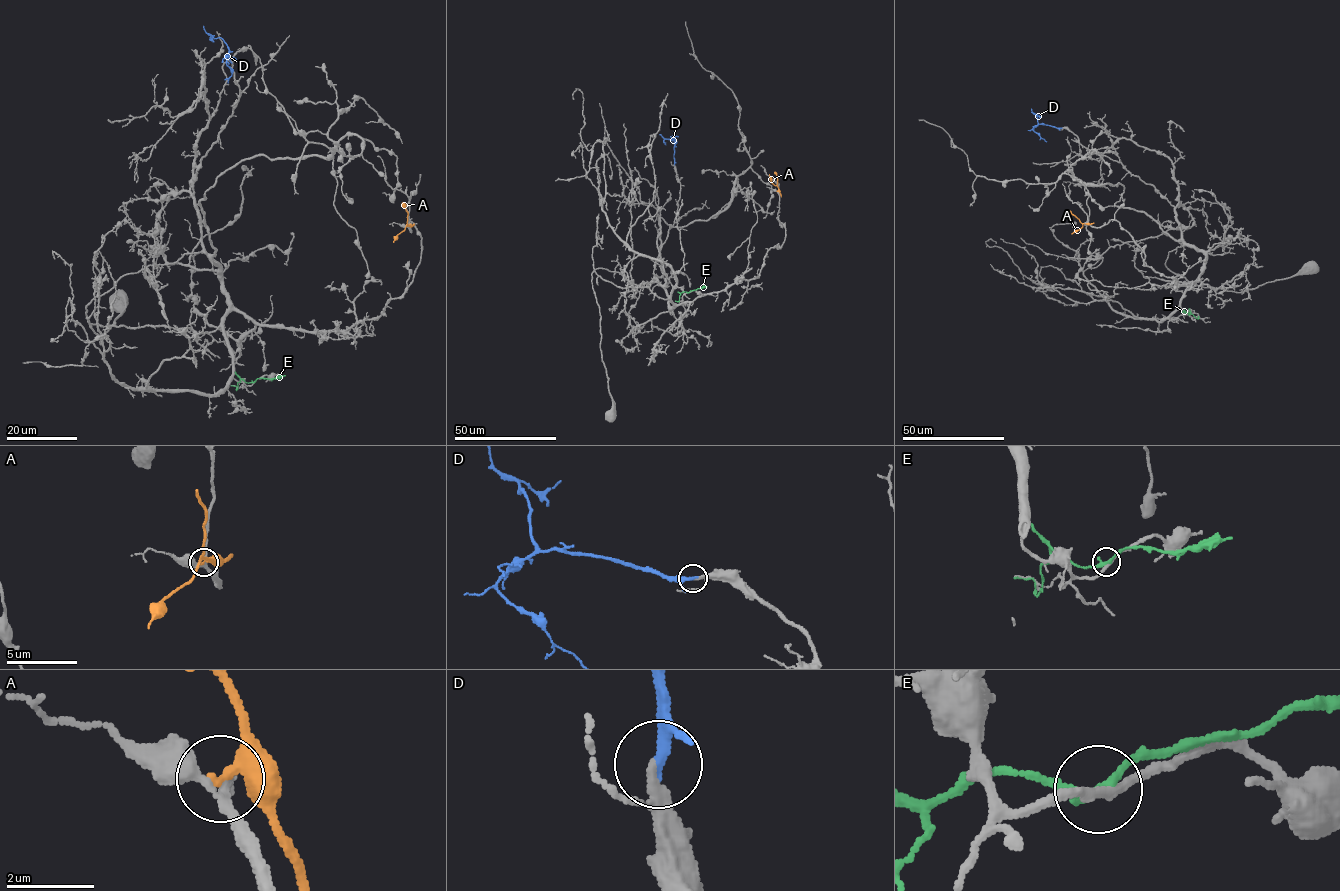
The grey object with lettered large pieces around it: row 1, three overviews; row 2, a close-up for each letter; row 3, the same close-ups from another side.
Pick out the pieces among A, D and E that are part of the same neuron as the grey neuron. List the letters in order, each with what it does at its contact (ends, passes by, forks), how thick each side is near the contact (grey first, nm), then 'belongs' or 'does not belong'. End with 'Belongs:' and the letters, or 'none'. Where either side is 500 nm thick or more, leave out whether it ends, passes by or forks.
A: it passes by | 190/280 nm | does not belong
D: it passes by | 180/190 nm | belongs
E: it passes by | 240/200 nm | does not belong
Belongs: D

